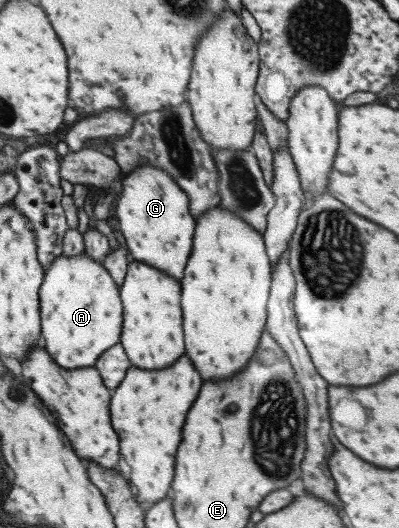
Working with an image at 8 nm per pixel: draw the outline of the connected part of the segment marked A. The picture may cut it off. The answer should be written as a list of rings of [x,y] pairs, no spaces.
[[[85,252],[76,257],[58,255],[44,272],[39,285],[39,317],[42,346],[62,369],[93,367],[97,357],[119,343],[122,303],[119,288],[100,263]]]

